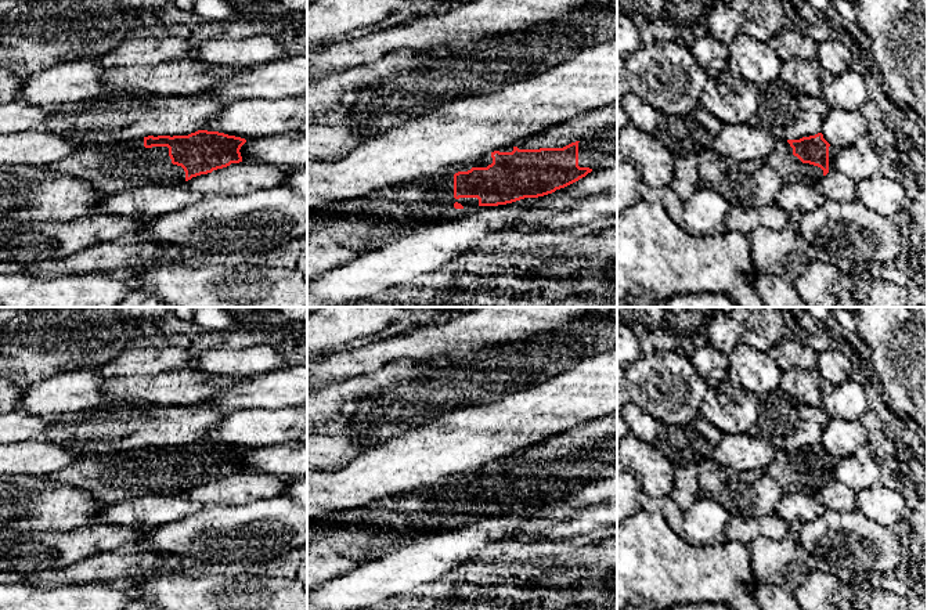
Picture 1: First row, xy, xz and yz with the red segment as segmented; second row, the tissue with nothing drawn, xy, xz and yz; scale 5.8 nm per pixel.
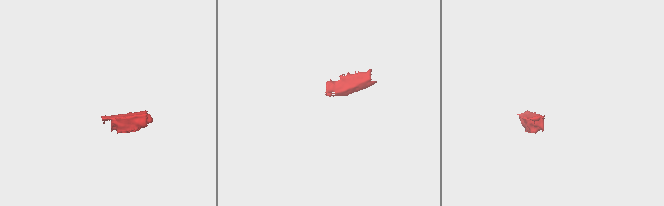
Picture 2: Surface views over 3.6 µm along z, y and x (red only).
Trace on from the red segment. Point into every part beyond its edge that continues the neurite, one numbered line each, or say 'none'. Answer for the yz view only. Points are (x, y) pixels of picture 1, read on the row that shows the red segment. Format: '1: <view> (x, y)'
1: yz (792, 170)

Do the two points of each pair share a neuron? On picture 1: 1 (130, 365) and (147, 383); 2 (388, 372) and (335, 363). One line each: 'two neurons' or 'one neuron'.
1: two neurons
2: two neurons

